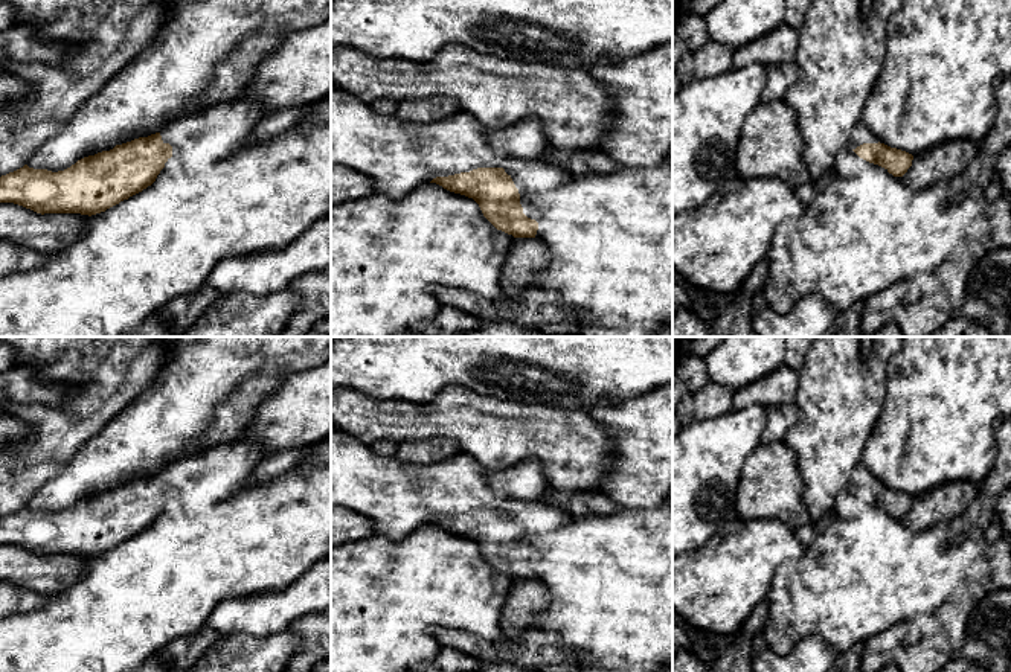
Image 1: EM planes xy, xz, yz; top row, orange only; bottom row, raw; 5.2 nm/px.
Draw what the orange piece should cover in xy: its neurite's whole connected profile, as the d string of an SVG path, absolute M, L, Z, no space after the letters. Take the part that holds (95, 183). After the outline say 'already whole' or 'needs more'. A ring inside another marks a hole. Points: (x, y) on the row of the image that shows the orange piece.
M235 99L230 102L213 104L195 114L183 114L172 123L166 125L163 128L163 131L168 134L166 143L162 140L160 133L156 133L148 137L139 137L122 145L116 145L110 151L102 151L95 155L84 157L70 168L58 172L47 169L34 169L24 165L23 168L0 177L0 203L14 203L41 215L81 213L91 216L105 212L107 209L151 186L171 157L181 163L206 163L227 157L229 154L246 145L247 137L262 117L264 114L258 104L252 104L244 99Z; needs more

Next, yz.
M862 122L857 123L855 131L851 133L851 139L857 143L857 148L849 149L849 155L878 165L894 177L903 177L912 166L913 155L880 142L866 143L865 139L868 136L871 136L871 131Z; needs more

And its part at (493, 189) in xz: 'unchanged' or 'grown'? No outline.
grown

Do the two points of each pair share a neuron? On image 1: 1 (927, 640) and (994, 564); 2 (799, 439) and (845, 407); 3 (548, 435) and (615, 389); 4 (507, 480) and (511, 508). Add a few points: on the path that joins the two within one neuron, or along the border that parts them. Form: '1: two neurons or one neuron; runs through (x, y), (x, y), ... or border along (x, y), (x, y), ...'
1: one neuron; runs through (946, 622), (982, 582)
2: one neuron; runs through (810, 438), (815, 438), (834, 418)
3: two neurons; border along (548, 406), (581, 410), (584, 413)
4: two neurons; border along (526, 502), (510, 500), (502, 508)

